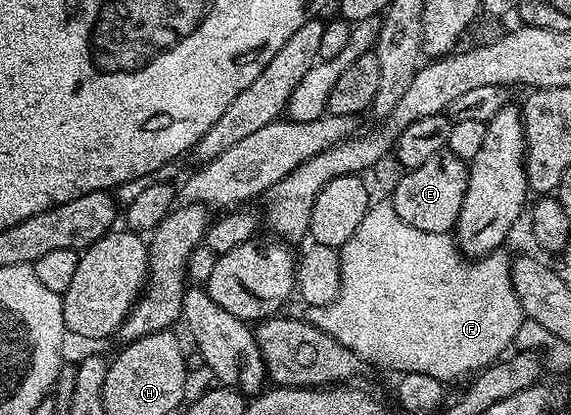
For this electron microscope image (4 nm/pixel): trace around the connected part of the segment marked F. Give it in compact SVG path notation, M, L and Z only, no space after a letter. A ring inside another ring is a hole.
M393 203L371 204L369 210L364 214L364 219L360 221L360 227L352 233L352 238L348 238L348 242L344 242L344 246L339 251L340 286L335 300L328 305L311 307L308 319L320 330L332 334L332 338L336 338L336 342L340 342L340 346L348 346L348 350L352 350L352 354L359 356L367 365L376 364L380 368L391 368L394 374L403 372L432 374L432 378L443 382L458 380L461 376L466 375L469 377L471 374L481 372L489 364L493 364L513 345L517 331L524 319L520 298L516 298L516 290L512 286L512 274L510 273L512 260L509 255L506 257L504 253L505 251L499 250L490 252L486 256L468 257L459 248L457 239L450 232L416 230L416 226L408 226L408 222L404 222L404 218L400 218L400 214L396 214Z

